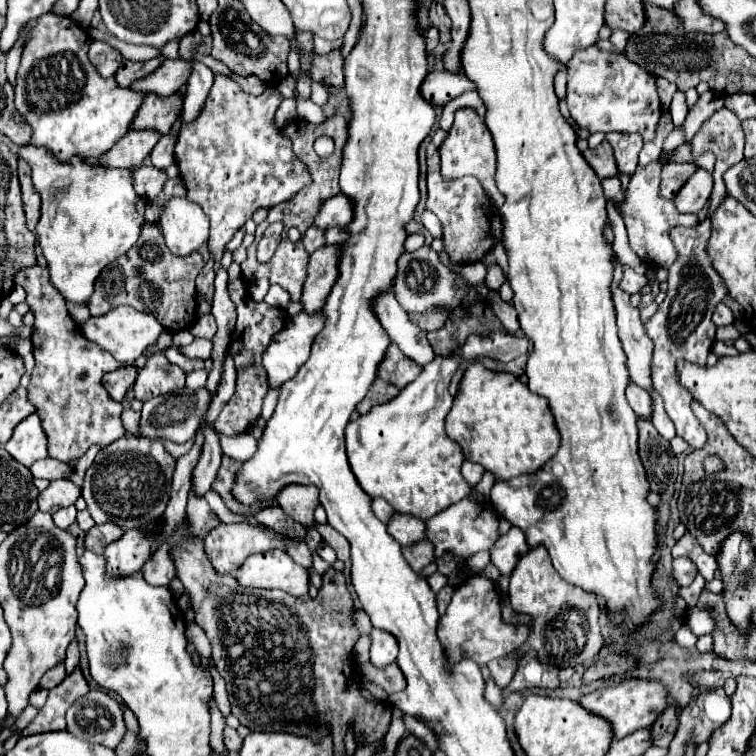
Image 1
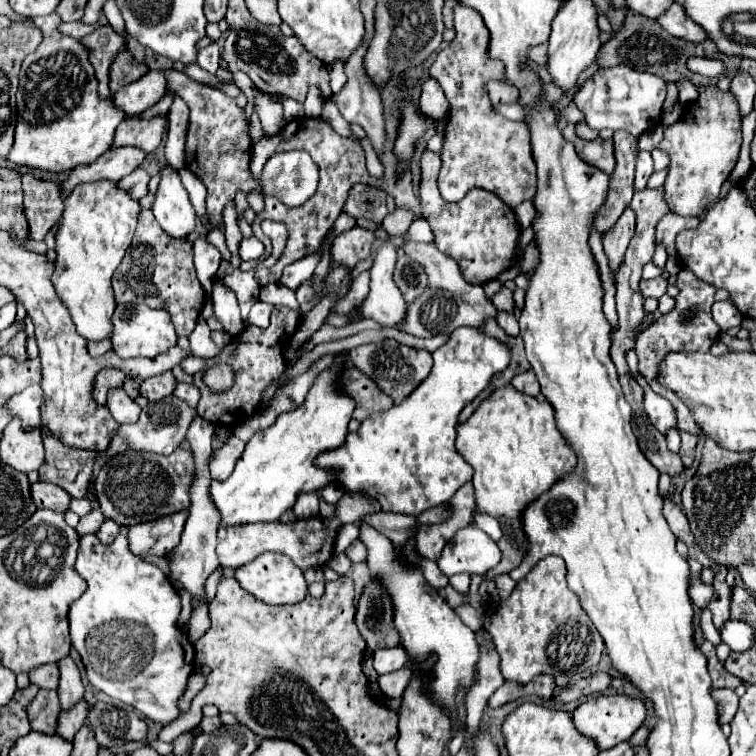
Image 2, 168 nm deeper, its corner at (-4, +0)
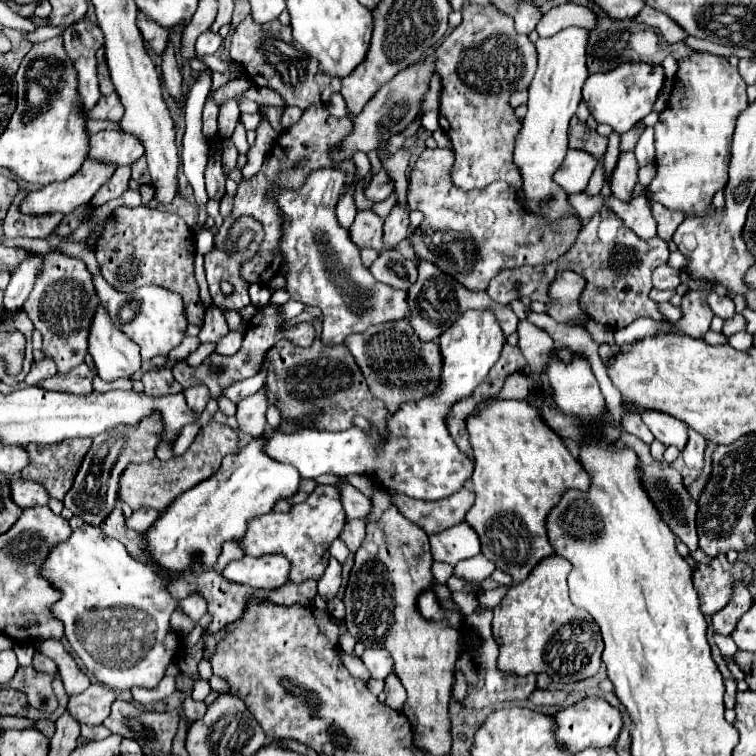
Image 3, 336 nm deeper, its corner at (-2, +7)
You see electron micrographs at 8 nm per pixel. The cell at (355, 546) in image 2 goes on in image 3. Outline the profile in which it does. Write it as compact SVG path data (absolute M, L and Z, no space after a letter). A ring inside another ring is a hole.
M348 520L344 524L342 534L340 534L340 538L350 548L350 552L356 552L362 546L364 536L366 536L366 522L364 520Z

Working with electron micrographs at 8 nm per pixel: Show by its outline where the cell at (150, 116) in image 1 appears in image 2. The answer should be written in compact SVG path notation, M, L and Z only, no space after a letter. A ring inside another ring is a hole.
M154 115L150 119L140 119L140 117L126 119L118 125L112 147L134 145L144 149L146 153L152 153L162 143L164 129L166 129L164 115Z

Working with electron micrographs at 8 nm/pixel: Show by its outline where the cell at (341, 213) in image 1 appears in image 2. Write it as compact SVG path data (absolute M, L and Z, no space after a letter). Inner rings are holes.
M358 183L350 189L350 197L346 199L346 205L342 209L348 217L360 219L366 217L380 225L380 221L386 217L386 193L382 189Z

